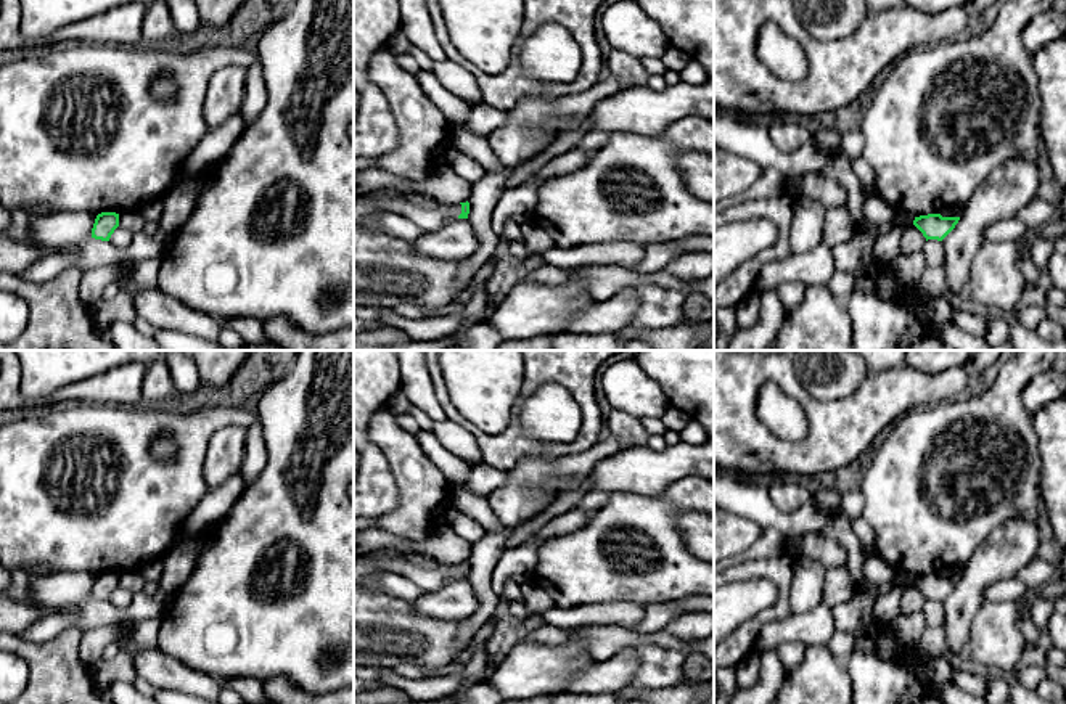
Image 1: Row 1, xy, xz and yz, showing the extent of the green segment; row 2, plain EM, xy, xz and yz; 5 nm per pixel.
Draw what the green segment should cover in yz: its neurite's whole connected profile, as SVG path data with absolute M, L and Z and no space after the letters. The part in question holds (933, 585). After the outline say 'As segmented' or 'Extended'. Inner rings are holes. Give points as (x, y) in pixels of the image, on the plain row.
M928 574L915 577L913 585L928 600L942 601L958 583L960 577L942 577L941 574Z. As segmented

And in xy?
M101 572L96 575L93 588L92 588L92 598L109 601L114 590L119 587L119 574L116 572Z. As segmented

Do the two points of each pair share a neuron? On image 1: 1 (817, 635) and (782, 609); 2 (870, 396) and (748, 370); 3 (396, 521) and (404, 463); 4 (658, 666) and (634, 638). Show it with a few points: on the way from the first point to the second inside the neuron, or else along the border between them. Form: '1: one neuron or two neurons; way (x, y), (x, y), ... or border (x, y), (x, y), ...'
1: two neurons; border (791, 613), (782, 619), (769, 621), (758, 637)
2: one neuron; way (840, 410), (815, 410), (778, 373)
3: one neuron; way (409, 507), (409, 478)
4: two neurons; border (623, 645), (661, 645), (677, 651)

